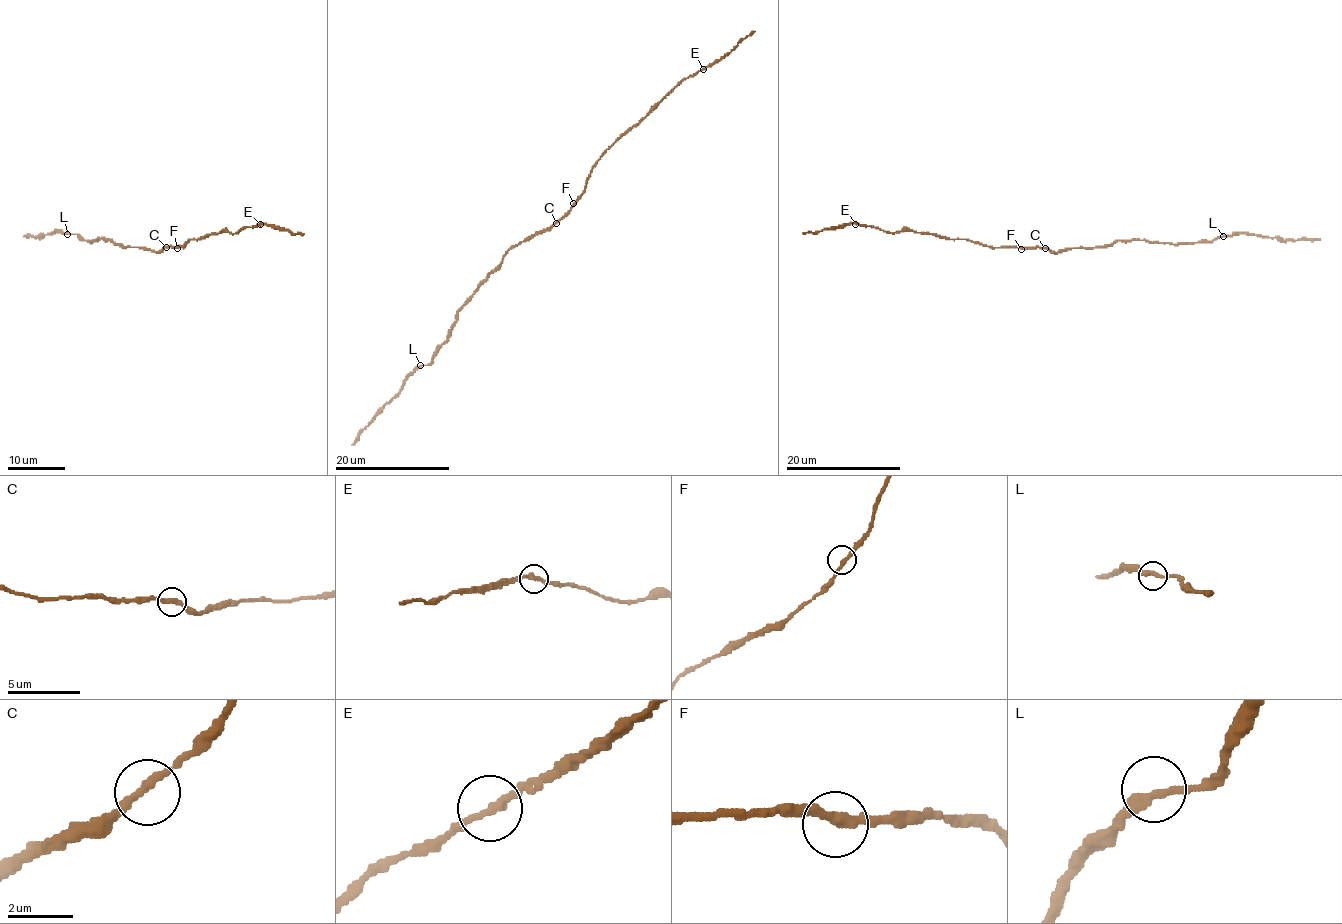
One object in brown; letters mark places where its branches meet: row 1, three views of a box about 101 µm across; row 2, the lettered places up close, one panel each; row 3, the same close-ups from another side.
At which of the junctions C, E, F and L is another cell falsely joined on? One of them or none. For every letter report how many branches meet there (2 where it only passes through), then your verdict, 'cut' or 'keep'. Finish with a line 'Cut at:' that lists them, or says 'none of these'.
C: branches 2; keep
E: branches 2; keep
F: branches 2; keep
L: branches 2; keep
Cut at: none of these

